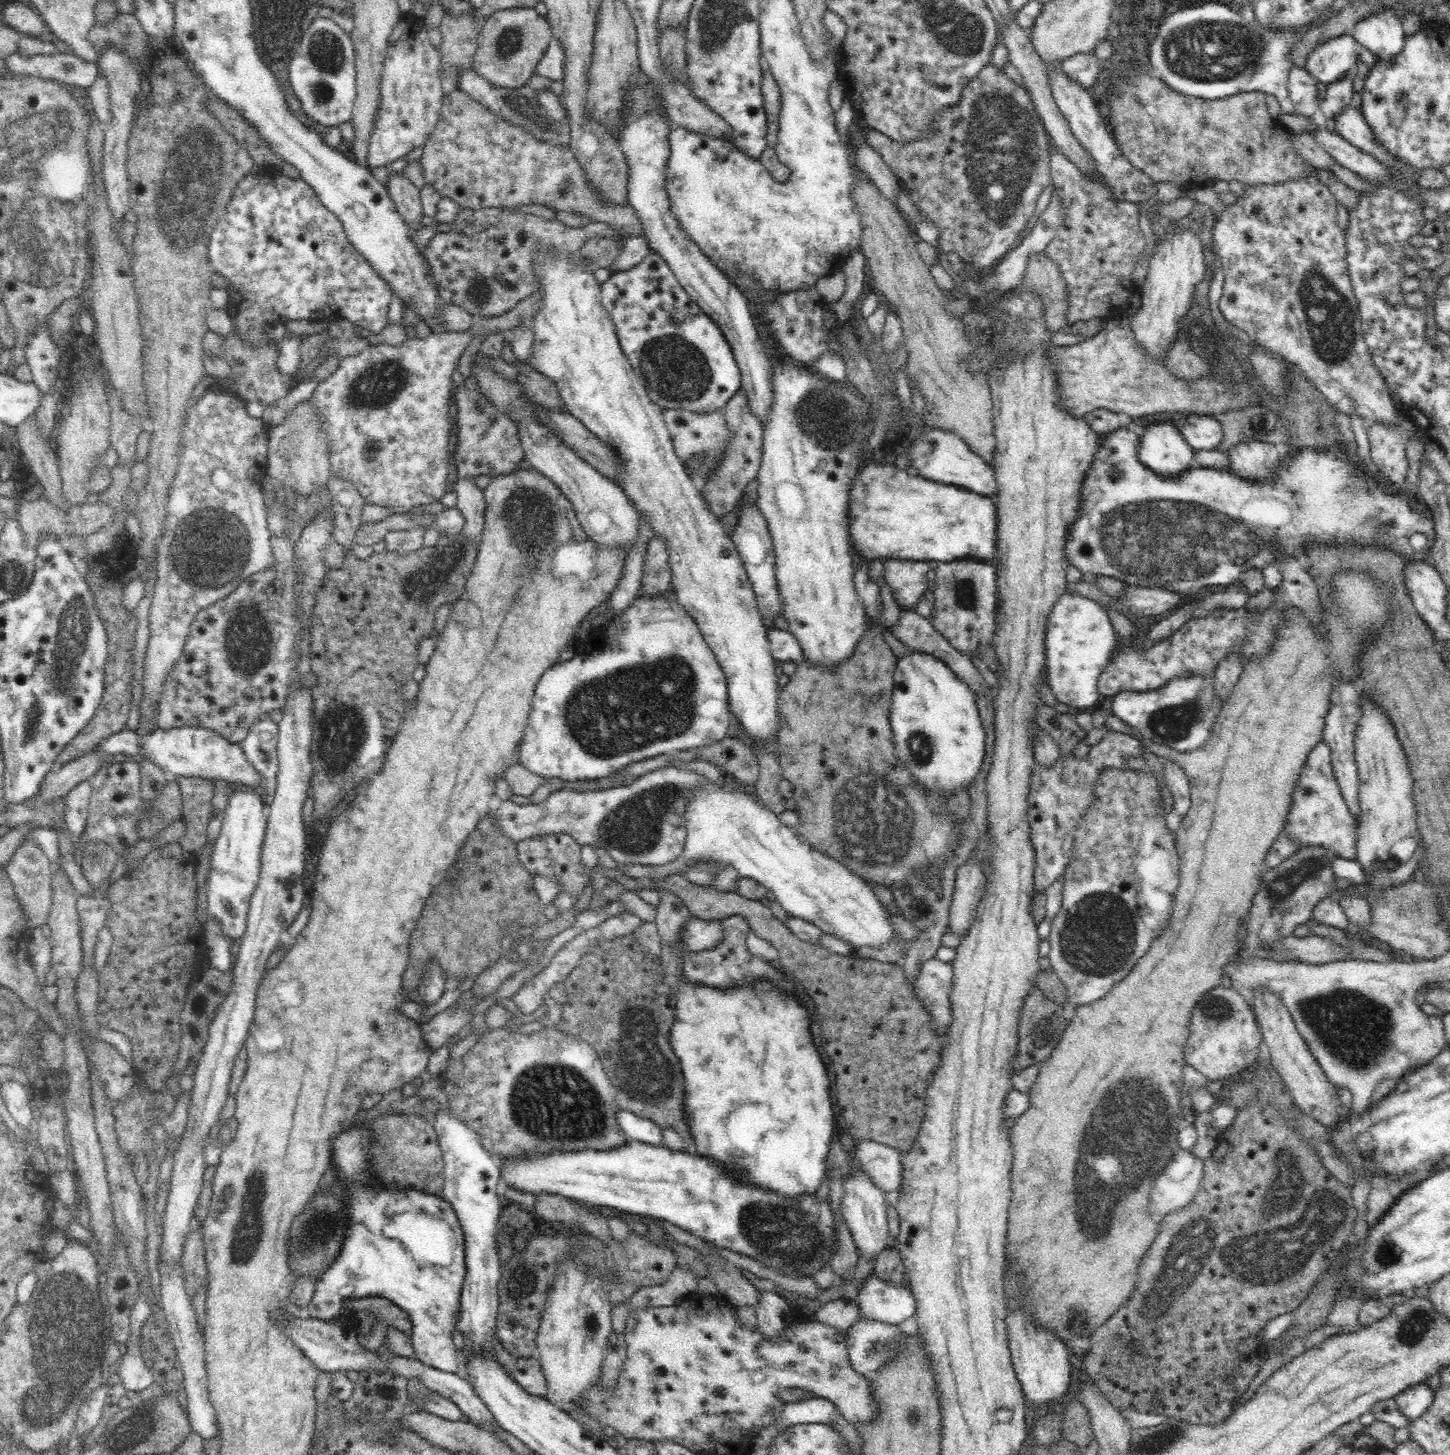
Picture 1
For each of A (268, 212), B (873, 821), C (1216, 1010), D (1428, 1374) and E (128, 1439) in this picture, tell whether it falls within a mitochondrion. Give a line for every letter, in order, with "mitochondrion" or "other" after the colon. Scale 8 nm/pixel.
A: other
B: mitochondrion
C: mitochondrion
D: other
E: mitochondrion

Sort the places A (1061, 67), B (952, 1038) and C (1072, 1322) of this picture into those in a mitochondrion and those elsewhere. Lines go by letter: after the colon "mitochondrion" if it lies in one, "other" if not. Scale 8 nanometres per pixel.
A: other
B: other
C: other

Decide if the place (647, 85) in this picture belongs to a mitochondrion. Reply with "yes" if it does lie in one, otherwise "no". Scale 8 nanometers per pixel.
no

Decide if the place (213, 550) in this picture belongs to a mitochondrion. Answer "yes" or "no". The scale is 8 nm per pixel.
yes

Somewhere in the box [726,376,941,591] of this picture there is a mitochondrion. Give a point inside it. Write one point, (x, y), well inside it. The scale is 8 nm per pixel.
(826, 419)

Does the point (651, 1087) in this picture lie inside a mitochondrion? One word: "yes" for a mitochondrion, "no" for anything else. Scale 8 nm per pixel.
yes

